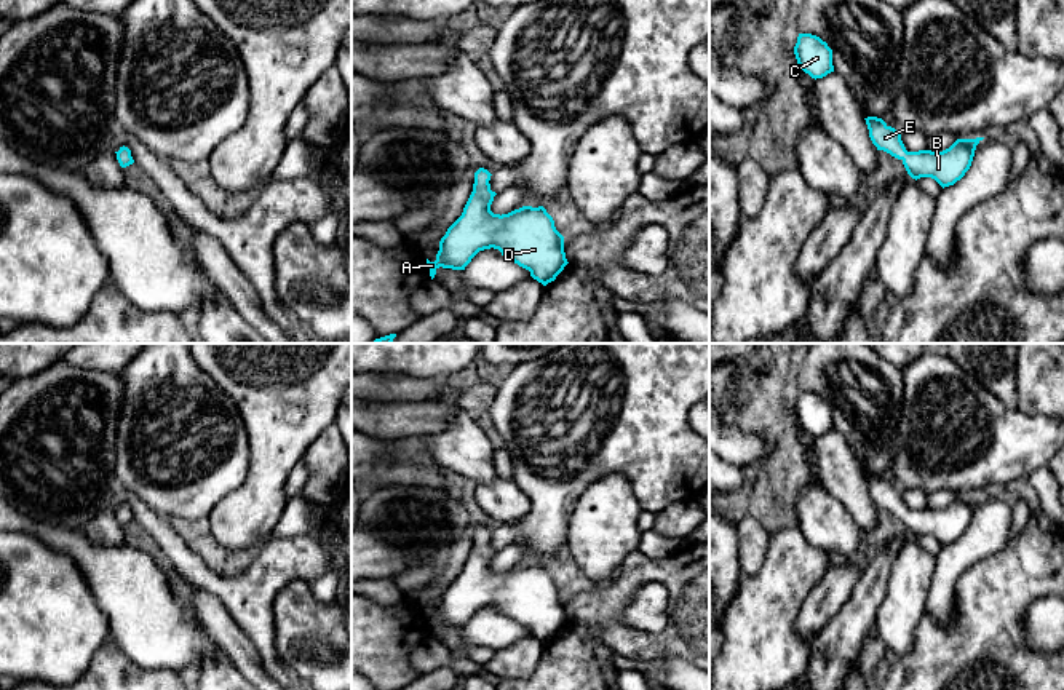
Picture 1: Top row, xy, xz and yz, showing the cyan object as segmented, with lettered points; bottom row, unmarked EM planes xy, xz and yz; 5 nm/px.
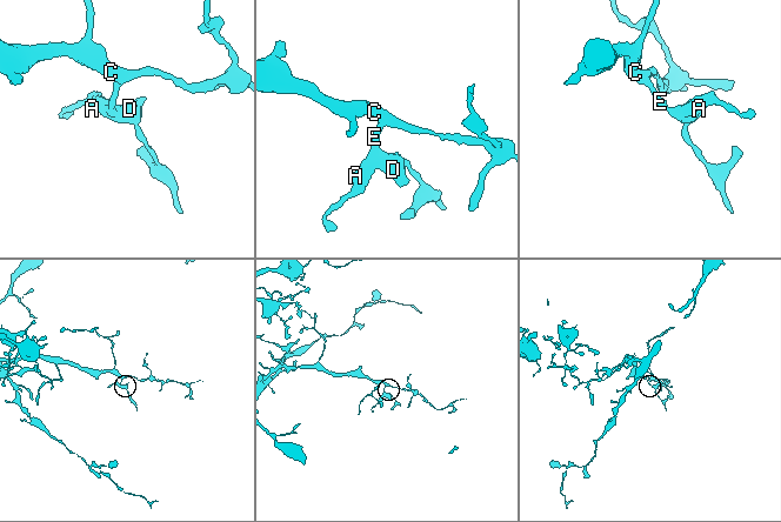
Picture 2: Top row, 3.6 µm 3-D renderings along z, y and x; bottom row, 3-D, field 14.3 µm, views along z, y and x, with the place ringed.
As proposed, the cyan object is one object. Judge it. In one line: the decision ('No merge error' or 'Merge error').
No merge error

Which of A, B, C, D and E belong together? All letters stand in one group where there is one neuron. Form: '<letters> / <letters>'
A B C D E

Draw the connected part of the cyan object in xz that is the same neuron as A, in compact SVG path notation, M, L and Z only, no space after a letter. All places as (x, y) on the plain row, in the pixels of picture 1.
M484 525L474 530L473 549L462 573L441 596L436 618L427 617L431 637L439 625L465 628L479 609L494 605L546 644L569 621L564 594L543 564L494 572L490 562L497 551L490 548L490 533Z

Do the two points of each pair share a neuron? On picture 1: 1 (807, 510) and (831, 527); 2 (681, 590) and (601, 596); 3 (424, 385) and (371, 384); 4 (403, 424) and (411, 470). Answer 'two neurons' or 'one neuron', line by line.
1: one neuron
2: one neuron
3: one neuron
4: two neurons

